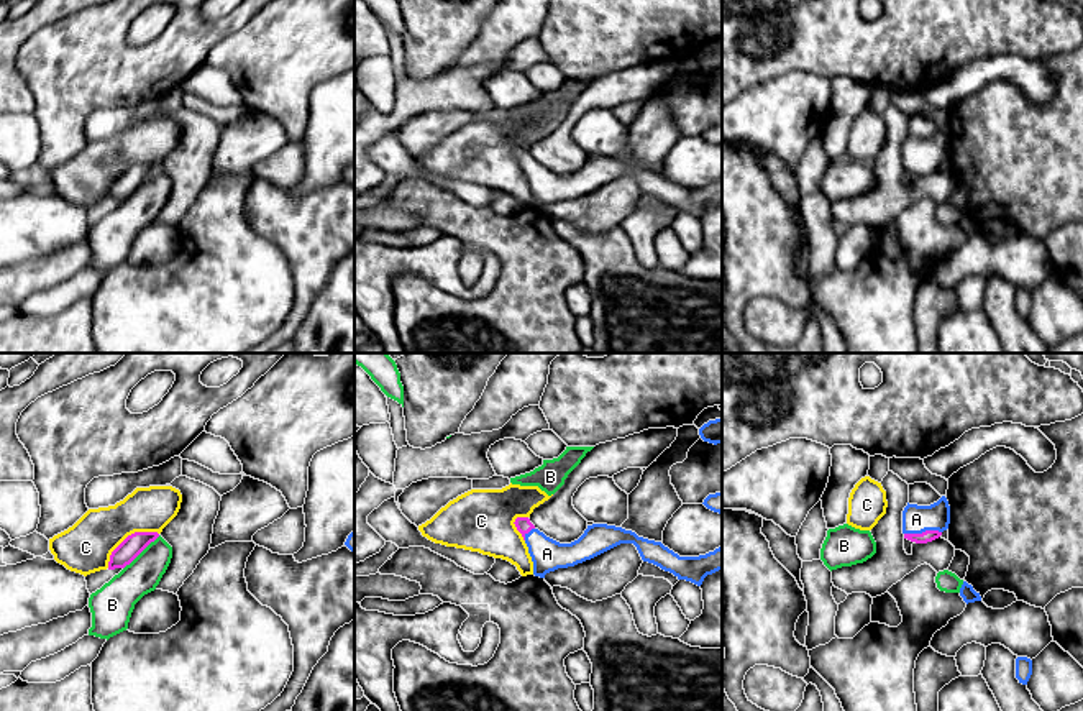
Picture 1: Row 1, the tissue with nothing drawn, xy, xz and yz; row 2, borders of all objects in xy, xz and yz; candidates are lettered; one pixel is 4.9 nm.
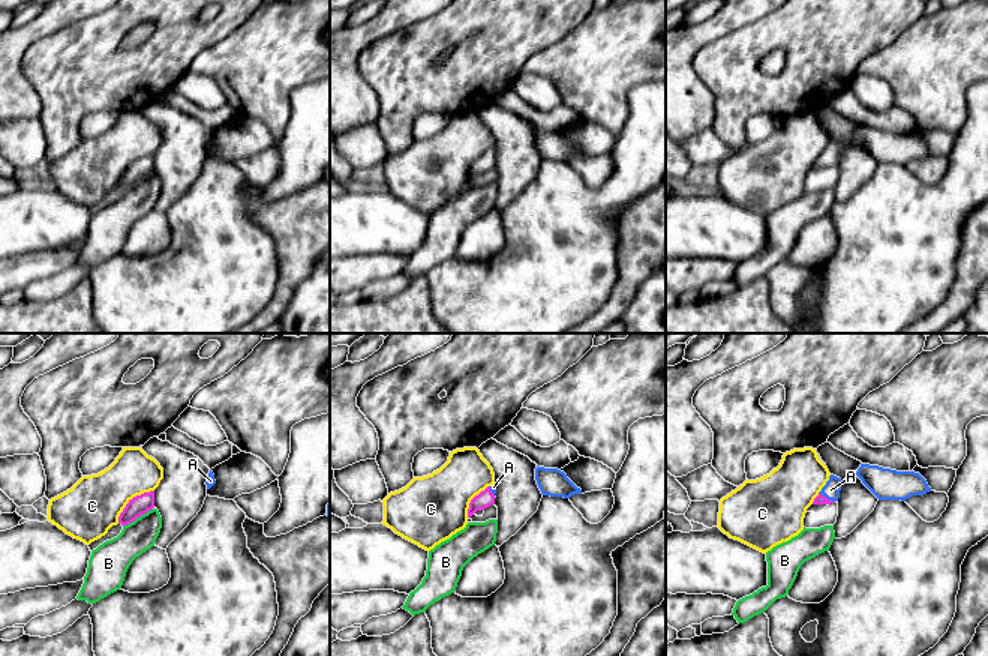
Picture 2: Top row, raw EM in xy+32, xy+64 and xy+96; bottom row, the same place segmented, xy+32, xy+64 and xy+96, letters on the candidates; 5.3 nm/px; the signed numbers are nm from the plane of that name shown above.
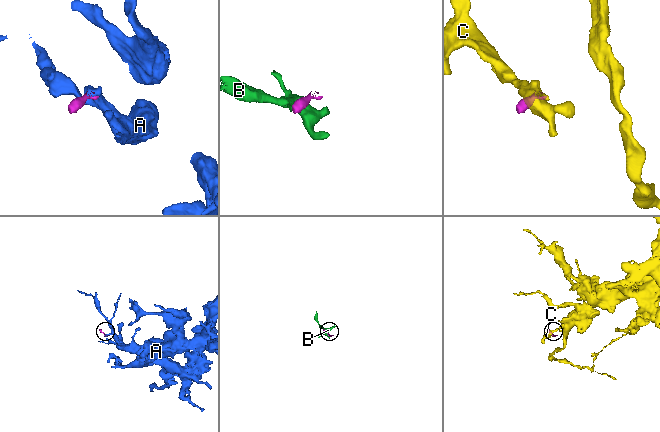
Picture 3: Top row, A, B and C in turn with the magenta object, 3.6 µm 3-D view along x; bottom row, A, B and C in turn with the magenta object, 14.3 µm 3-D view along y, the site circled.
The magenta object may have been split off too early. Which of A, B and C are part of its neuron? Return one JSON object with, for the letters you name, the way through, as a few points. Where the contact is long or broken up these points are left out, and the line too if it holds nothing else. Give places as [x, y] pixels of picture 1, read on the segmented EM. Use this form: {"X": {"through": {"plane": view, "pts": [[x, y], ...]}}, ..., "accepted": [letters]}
{"A": {"through": {"plane": "yz", "pts": [[927, 536], [923, 532], [916, 519]]}}, "accepted": ["A"]}

